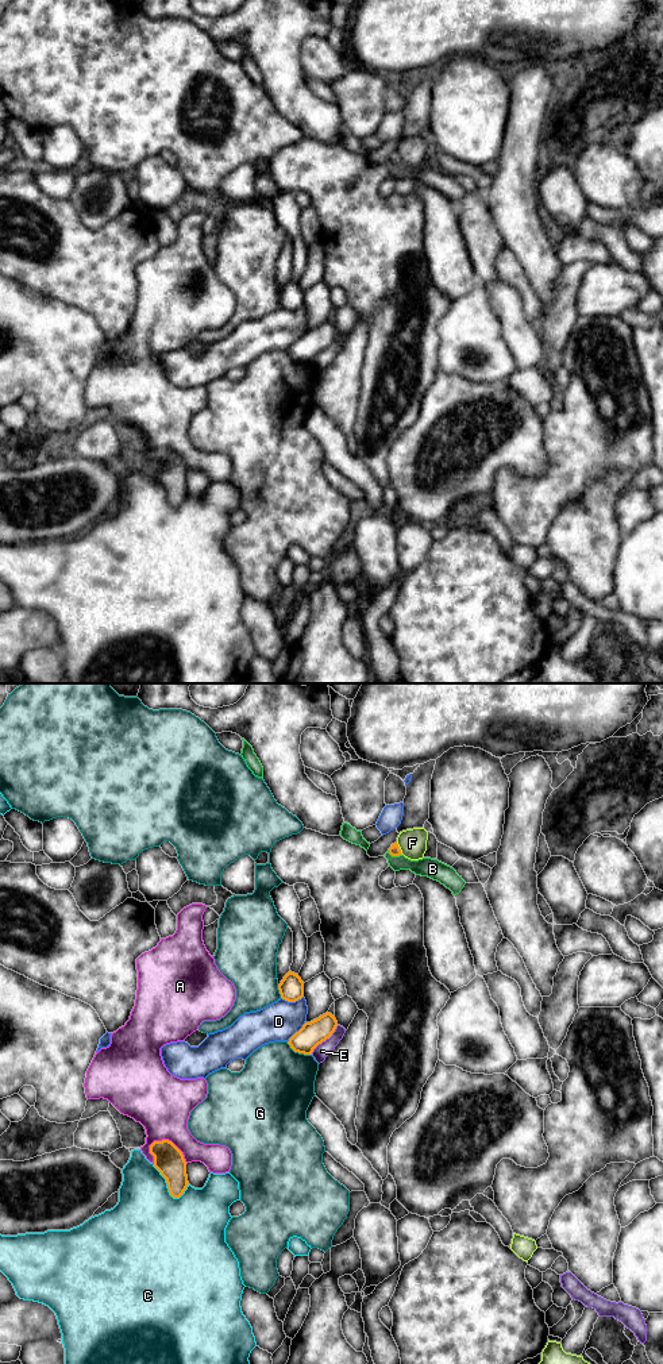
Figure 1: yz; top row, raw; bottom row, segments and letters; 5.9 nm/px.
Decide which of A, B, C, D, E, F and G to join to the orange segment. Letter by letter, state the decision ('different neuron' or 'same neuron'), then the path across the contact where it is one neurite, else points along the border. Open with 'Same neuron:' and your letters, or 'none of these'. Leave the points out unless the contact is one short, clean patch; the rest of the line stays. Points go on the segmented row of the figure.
Same neuron: none of these
A: different neuron
B: different neuron
C: different neuron
D: different neuron
E: different neuron; border along yz (338, 1025), (311, 1054)
F: different neuron
G: different neuron

